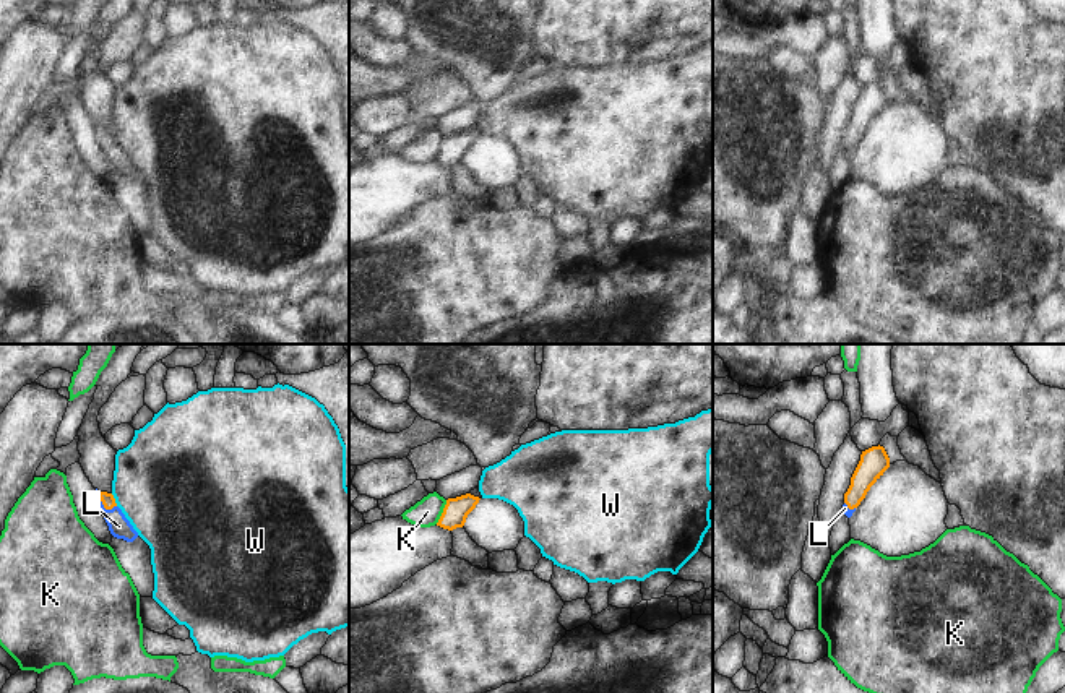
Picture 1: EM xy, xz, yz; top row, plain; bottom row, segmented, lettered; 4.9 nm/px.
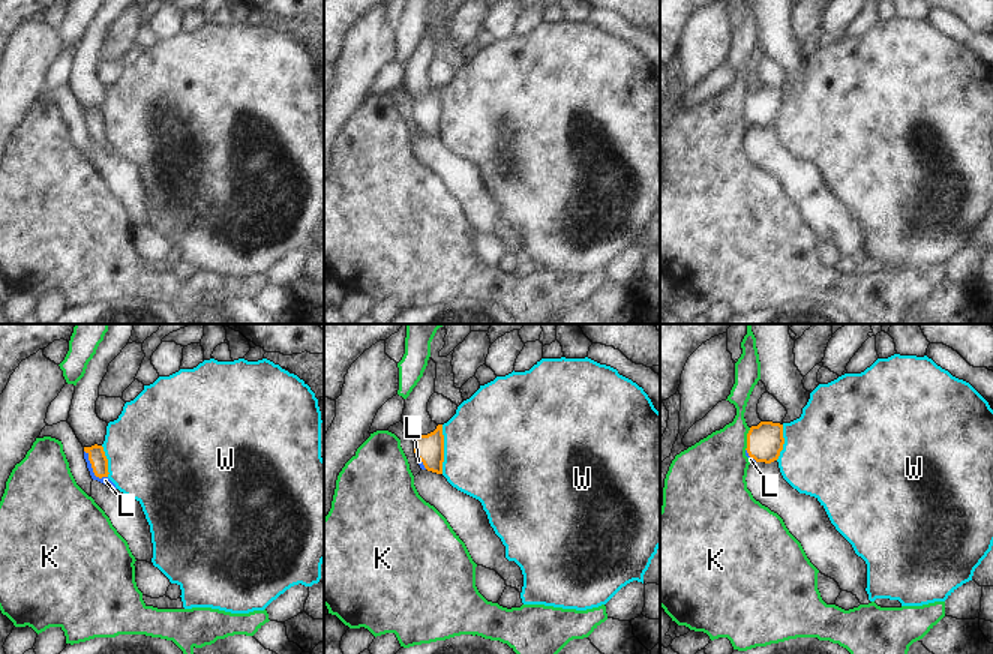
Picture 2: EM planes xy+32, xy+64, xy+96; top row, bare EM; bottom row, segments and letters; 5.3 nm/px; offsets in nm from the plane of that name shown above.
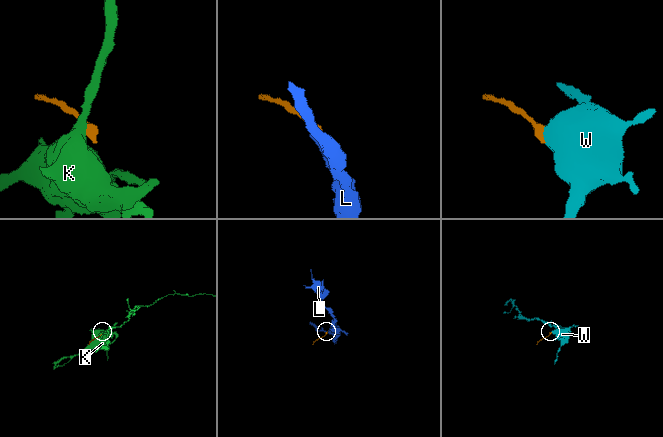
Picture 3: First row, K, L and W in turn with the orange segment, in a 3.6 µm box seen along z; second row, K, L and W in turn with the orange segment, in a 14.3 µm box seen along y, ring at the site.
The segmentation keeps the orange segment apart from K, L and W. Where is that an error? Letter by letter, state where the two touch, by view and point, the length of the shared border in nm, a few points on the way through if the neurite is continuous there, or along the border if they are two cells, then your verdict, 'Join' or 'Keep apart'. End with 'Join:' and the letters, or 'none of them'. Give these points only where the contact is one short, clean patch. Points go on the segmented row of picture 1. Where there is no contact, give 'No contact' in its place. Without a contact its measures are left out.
K: Touches orange at xz (444, 512). Shared border 130 nm. Boundary: xz (447, 500), (435, 523). Keep apart
L: Touches orange at xy (103, 503). Shared border 120 nm. Path across: xy (107, 500), (103, 503), (119, 526). Join
W: Touches orange at xy (114, 500). Shared border 70 nm. Boundary: xy (111, 494), (117, 505). Keep apart
Join: L

